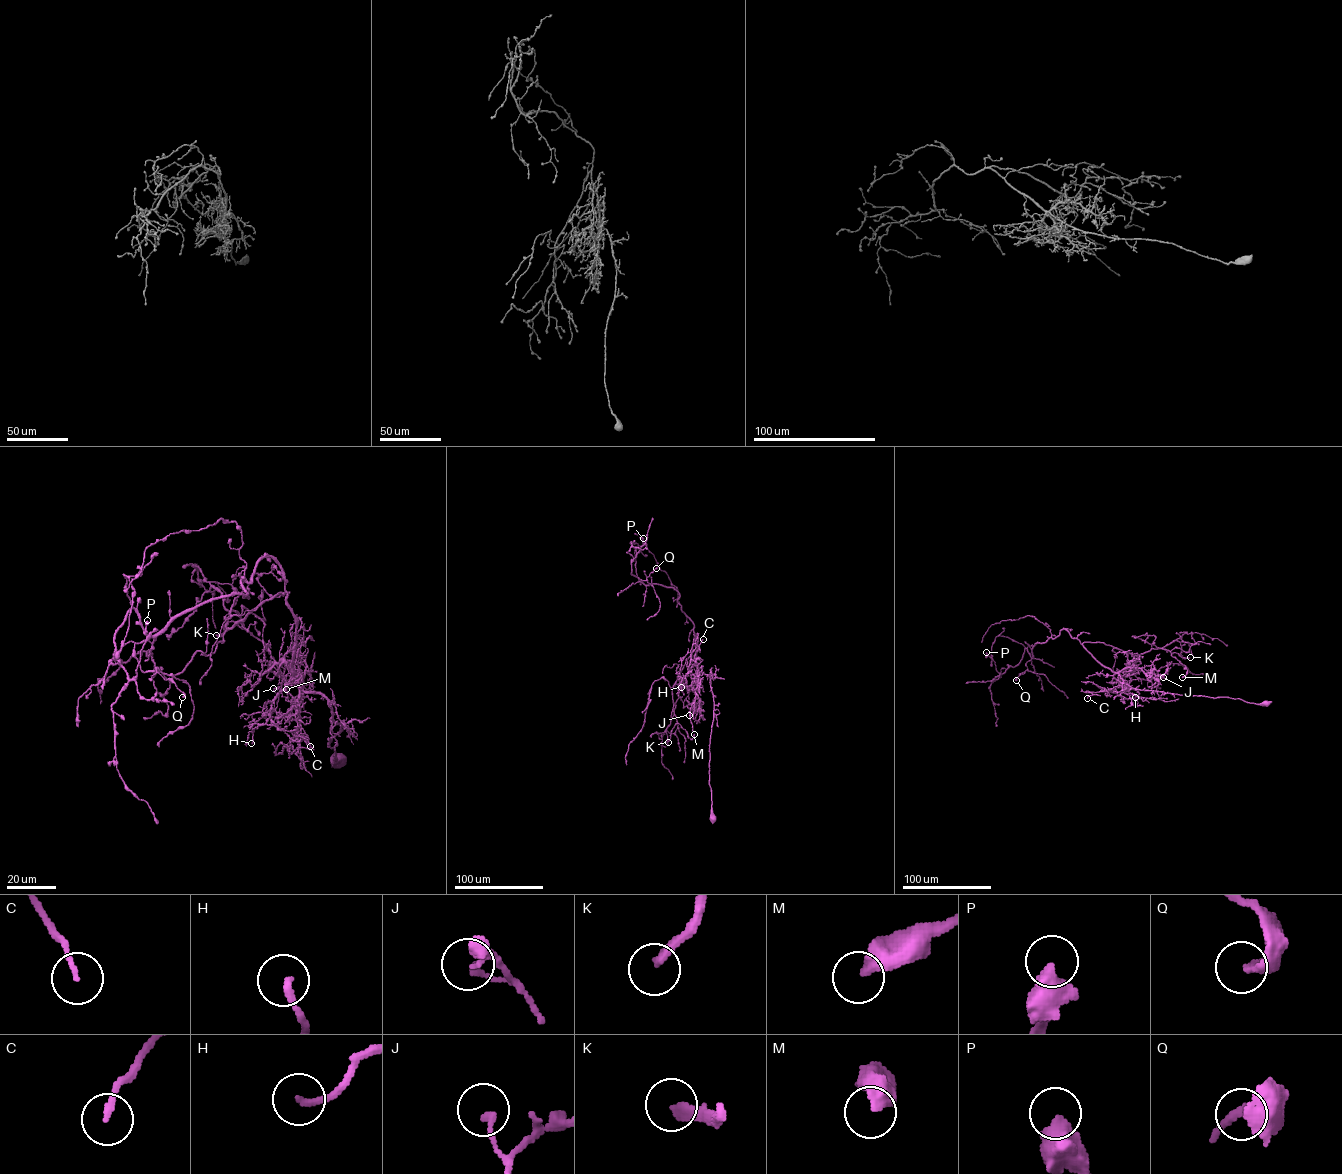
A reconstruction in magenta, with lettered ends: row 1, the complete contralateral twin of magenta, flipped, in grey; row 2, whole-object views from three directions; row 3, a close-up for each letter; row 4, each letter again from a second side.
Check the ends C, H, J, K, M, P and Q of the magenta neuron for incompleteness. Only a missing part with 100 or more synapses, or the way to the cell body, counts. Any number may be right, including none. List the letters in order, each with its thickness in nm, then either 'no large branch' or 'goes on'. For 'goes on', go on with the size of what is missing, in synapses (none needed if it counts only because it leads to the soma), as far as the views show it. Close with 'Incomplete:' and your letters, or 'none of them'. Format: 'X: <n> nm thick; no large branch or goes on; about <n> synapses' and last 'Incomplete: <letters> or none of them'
C: 150 nm thick; no large branch
H: 180 nm thick; no large branch
J: 180 nm thick; no large branch
K: 300 nm thick; no large branch
M: 440 nm thick; no large branch
P: 380 nm thick; no large branch
Q: 480 nm thick; no large branch
Incomplete: none of them

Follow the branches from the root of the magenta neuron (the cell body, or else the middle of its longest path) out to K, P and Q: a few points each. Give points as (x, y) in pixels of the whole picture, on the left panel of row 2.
K: (336, 759), (329, 739), (341, 726), (293, 675), (289, 593), (227, 628), (235, 598), (243, 625), (216, 635)
P: (336, 759), (270, 556), (246, 594), (153, 635), (131, 609), (114, 639), (130, 679), (147, 620)
Q: (336, 759), (341, 726), (293, 675), (296, 616), (270, 556), (246, 594), (135, 644), (182, 697)

